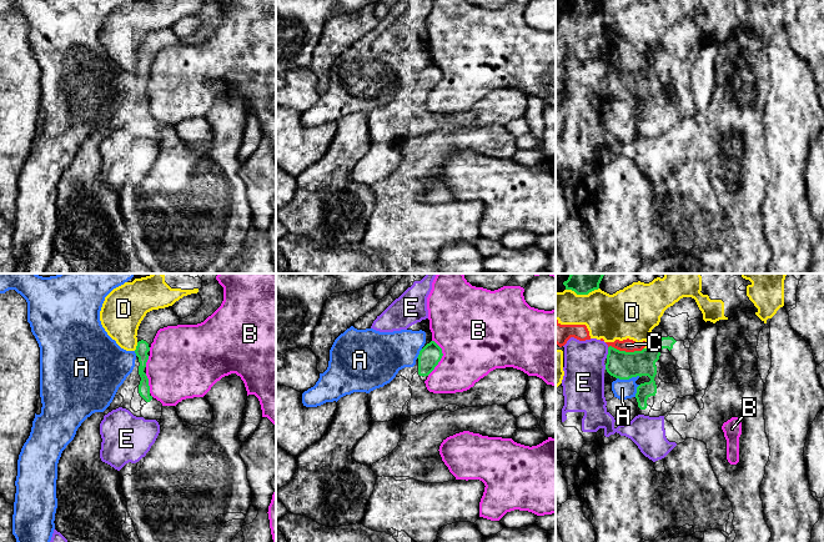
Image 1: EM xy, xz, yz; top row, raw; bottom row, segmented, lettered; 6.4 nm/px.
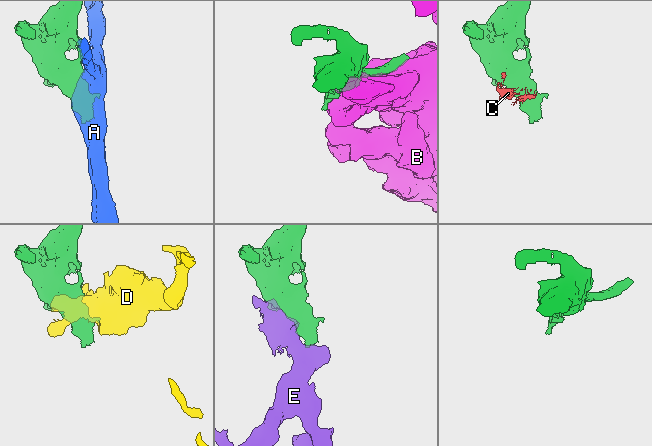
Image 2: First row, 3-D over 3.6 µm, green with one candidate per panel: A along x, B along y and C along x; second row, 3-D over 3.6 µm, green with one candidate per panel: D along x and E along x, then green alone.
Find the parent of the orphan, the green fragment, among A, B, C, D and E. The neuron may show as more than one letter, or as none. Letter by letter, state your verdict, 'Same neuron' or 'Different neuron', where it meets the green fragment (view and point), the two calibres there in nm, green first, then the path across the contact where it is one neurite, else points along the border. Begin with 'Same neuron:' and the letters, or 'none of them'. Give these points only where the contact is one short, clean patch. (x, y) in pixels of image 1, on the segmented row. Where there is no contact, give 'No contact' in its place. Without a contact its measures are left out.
Same neuron: none of them
A: Different neuron. Touches green at yz (628, 379). Thickness 180 nm (green) against 130 nm
B: Different neuron. Touches green at xz (441, 357). Thickness 140 nm (green) against 460 nm
C: Different neuron. Touches green at yz (624, 351). Thickness 180 nm (green) against 80 nm
D: Different neuron. Touches green at yz (649, 347). Thickness 180 nm (green) against 320 nm
E: Different neuron. Touches green at yz (608, 352). Thickness 180 nm (green) against 280 nm

